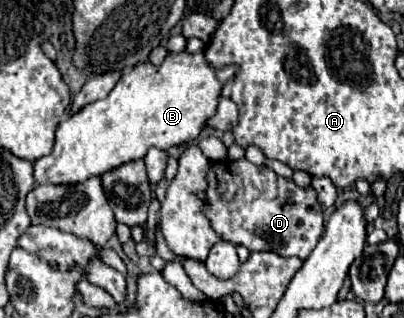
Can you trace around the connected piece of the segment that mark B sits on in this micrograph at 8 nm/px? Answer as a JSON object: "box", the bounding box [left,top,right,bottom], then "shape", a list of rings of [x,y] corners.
{"box":[35,51,235,185],"shape":[[[185,51],[177,55],[167,55],[165,61],[159,67],[153,67],[147,63],[137,63],[133,69],[125,71],[121,81],[115,85],[115,89],[95,103],[85,105],[81,111],[65,117],[55,131],[55,147],[47,157],[41,157],[35,161],[35,183],[37,185],[75,185],[83,183],[93,175],[103,175],[111,169],[117,169],[123,163],[143,159],[149,147],[157,147],[167,151],[173,145],[185,145],[193,139],[197,139],[199,131],[205,127],[205,121],[215,113],[217,99],[221,93],[221,87],[229,77],[233,77],[235,67],[225,69],[211,69],[205,63],[203,53],[189,55]]]}

